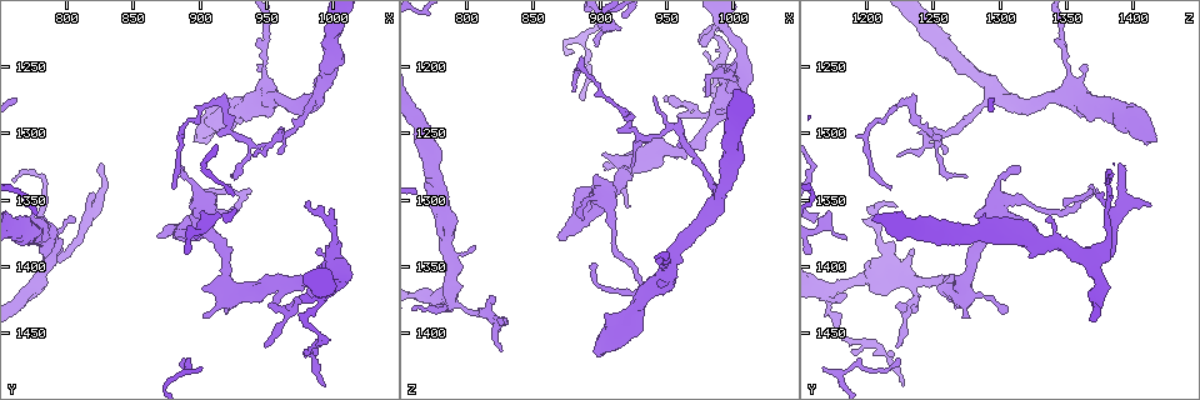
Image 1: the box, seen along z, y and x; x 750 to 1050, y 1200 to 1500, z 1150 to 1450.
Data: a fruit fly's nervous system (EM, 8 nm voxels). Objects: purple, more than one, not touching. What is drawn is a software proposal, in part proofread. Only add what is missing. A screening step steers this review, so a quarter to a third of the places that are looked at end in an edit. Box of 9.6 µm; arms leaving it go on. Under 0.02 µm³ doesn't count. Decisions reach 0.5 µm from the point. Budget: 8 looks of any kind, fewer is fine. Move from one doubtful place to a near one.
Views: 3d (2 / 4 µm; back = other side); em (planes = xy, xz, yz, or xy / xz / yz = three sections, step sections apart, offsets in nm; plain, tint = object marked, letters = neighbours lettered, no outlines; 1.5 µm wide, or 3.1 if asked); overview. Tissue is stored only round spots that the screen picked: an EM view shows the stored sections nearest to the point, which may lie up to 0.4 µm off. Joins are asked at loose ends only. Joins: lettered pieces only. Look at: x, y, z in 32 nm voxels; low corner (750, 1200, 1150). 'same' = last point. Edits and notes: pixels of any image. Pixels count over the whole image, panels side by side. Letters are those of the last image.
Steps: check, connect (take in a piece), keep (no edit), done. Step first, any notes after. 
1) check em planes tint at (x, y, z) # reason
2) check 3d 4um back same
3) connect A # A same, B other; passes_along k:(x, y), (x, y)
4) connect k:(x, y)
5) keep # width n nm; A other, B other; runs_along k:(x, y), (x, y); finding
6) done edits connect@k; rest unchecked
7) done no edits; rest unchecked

check 3d 4um at (898, 1304, 1418)

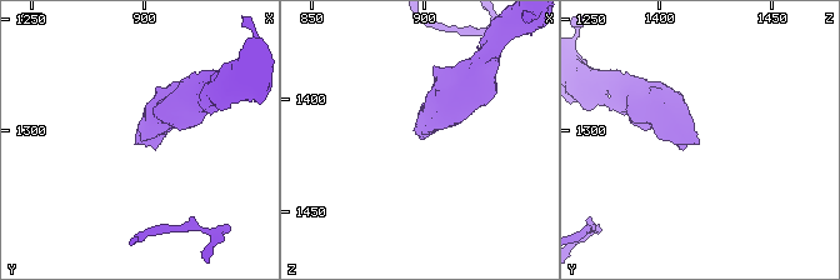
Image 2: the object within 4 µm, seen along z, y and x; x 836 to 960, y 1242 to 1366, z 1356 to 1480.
check em planes tint at (900, 1306, 1419)

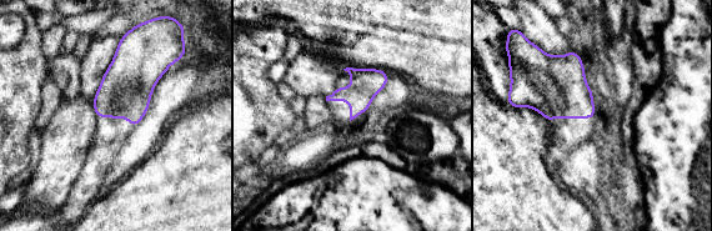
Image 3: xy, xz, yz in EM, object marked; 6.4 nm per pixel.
check em planes letters same # what lies round it

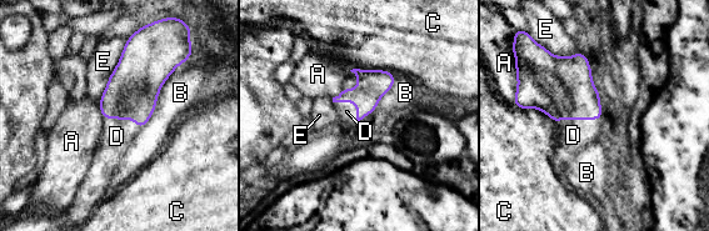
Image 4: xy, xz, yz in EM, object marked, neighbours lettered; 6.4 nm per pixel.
connect 4:(573, 135) # A other, B other, C other, D same, E other; passes_along 4:(562, 88), (578, 119), (573, 135); it goes on there

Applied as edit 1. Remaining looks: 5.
check overview # redraw

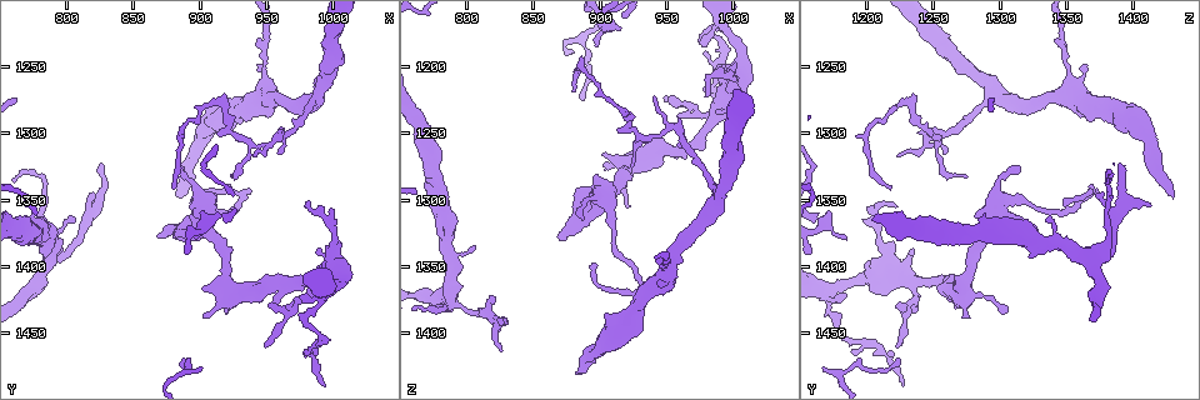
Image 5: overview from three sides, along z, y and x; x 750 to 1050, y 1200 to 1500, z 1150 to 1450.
check 3d 4um back at (868, 1378, 1328) # free end

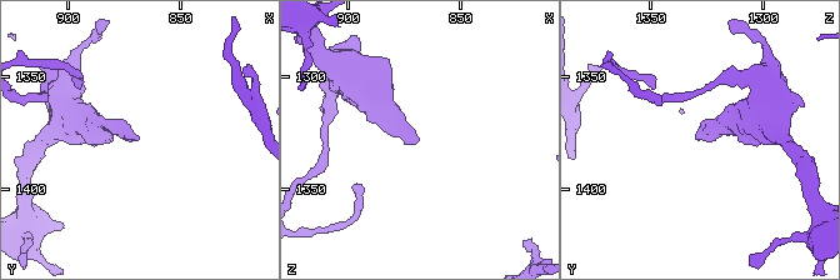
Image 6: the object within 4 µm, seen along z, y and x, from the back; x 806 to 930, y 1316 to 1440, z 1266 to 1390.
check em planes letters at (869, 1377, 1329) # shape alone is not enough

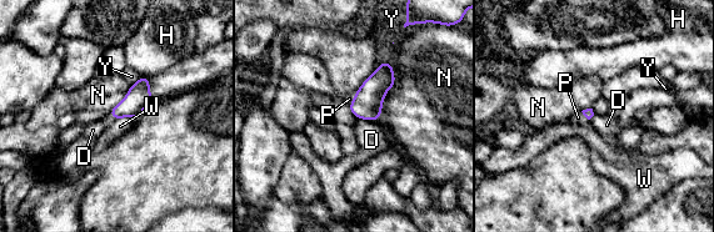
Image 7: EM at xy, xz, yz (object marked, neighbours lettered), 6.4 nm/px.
connect 7:(578, 117) # D other, H other, N other, P same, W other, Y other; passes_along 7:(588, 112), (584, 115), (578, 117); the neuron continues

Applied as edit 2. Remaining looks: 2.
check em yz step 4 letters at (824, 1356, 1414) # an open end

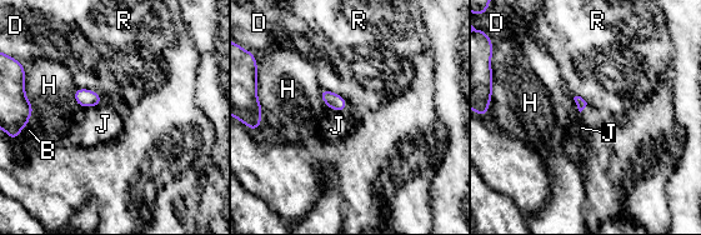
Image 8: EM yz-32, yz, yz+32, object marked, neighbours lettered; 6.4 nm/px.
check em planes letters same # cut it another way

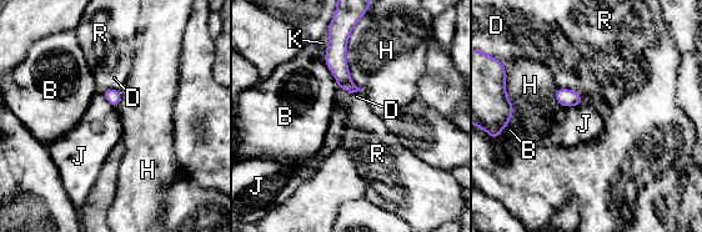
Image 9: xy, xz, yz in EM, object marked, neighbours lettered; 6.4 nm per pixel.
keep # B other, D other, H other, J other, K other, R other; border 9:(582, 96), (580, 104), (562, 107); none of them fits

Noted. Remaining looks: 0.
done edits connect@4, connect@7; rest unchecked

